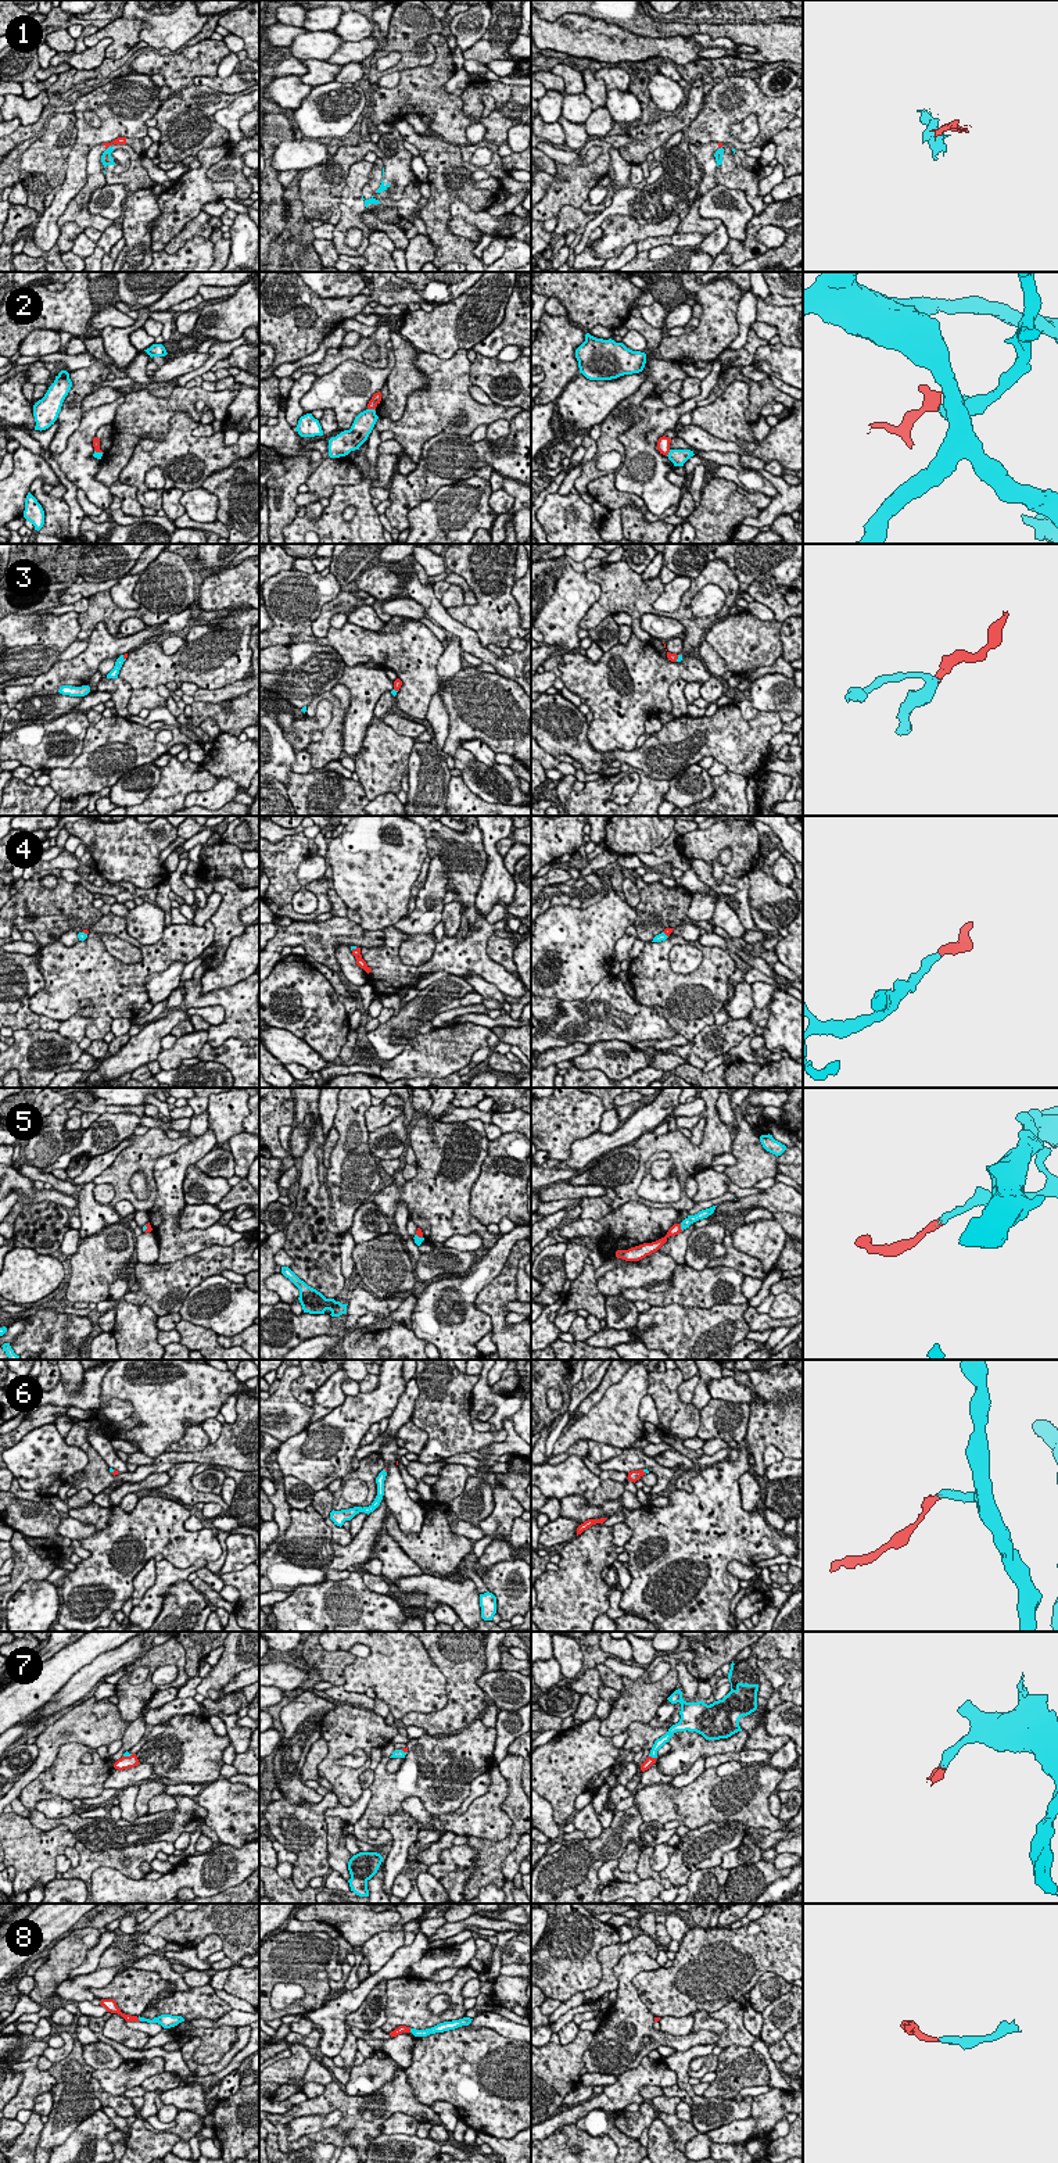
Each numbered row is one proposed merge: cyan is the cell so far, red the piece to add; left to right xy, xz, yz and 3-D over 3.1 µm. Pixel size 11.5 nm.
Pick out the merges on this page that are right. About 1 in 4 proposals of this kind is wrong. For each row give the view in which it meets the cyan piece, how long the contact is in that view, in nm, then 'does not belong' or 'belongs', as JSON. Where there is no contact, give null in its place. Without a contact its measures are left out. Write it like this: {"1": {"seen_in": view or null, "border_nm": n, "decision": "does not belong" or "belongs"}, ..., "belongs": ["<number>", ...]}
{"1": {"seen_in": "xy", "border_nm": 100, "decision": "belongs"}, "2": {"seen_in": "xz", "border_nm": 100, "decision": "does not belong"}, "3": {"seen_in": "yz", "border_nm": 120, "decision": "belongs"}, "4": {"seen_in": "xy", "border_nm": 70, "decision": "belongs"}, "5": {"seen_in": "yz", "border_nm": 90, "decision": "belongs"}, "6": {"seen_in": "yz", "border_nm": 70, "decision": "belongs"}, "7": {"seen_in": "yz", "border_nm": 100, "decision": "belongs"}, "8": {"seen_in": "xy", "border_nm": 60, "decision": "belongs"}, "belongs": ["1", "3", "4", "5", "6", "7", "8"]}

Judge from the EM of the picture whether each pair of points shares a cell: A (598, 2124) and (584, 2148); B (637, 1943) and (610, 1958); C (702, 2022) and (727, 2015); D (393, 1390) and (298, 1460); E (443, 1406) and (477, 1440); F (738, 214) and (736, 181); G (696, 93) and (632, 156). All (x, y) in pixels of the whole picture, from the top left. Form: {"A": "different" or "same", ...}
{"A": "different", "B": "same", "C": "different", "D": "same", "E": "same", "F": "different", "G": "same"}

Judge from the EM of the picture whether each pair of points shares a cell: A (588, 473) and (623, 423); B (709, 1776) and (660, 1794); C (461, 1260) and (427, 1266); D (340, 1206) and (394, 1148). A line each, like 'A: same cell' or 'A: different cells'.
A: same cell
B: same cell
C: same cell
D: different cells

